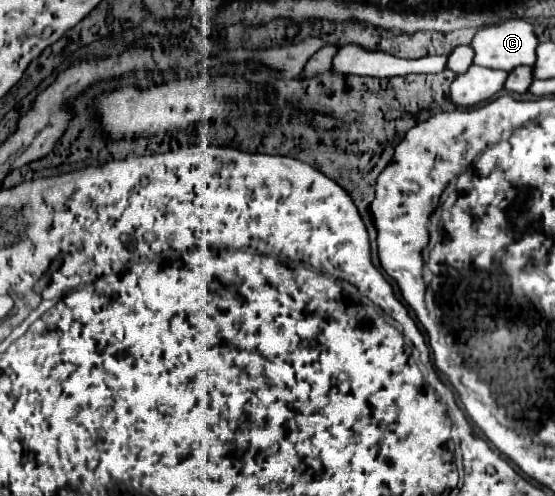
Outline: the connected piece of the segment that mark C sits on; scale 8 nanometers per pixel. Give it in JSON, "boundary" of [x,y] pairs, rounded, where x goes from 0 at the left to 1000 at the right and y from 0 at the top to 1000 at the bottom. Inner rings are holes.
{"boundary":[[[941,36],[930,40],[908,40],[901,48],[868,56],[858,65],[850,89],[854,97],[854,129],[861,133],[876,133],[876,137],[890,137],[890,133],[959,133],[966,125],[966,93],[969,93],[969,77],[962,69],[962,52]]]}

